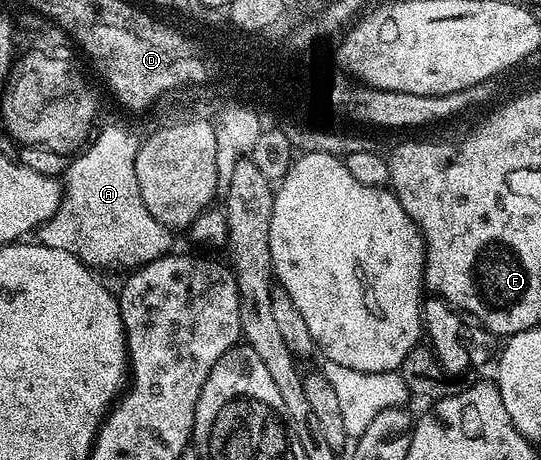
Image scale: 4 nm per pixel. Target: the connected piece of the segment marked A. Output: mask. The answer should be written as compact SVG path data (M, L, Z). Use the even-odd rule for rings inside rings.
M117 124L99 132L92 137L91 143L84 151L74 155L68 161L63 173L61 205L51 219L46 220L40 228L36 229L35 236L43 246L55 250L67 250L72 256L78 256L94 270L102 270L101 268L136 270L143 264L157 260L160 256L170 255L174 251L174 233L170 229L164 228L153 217L151 210L147 210L147 206L143 206L139 182L135 178L138 137L133 137L127 129L120 128Z

